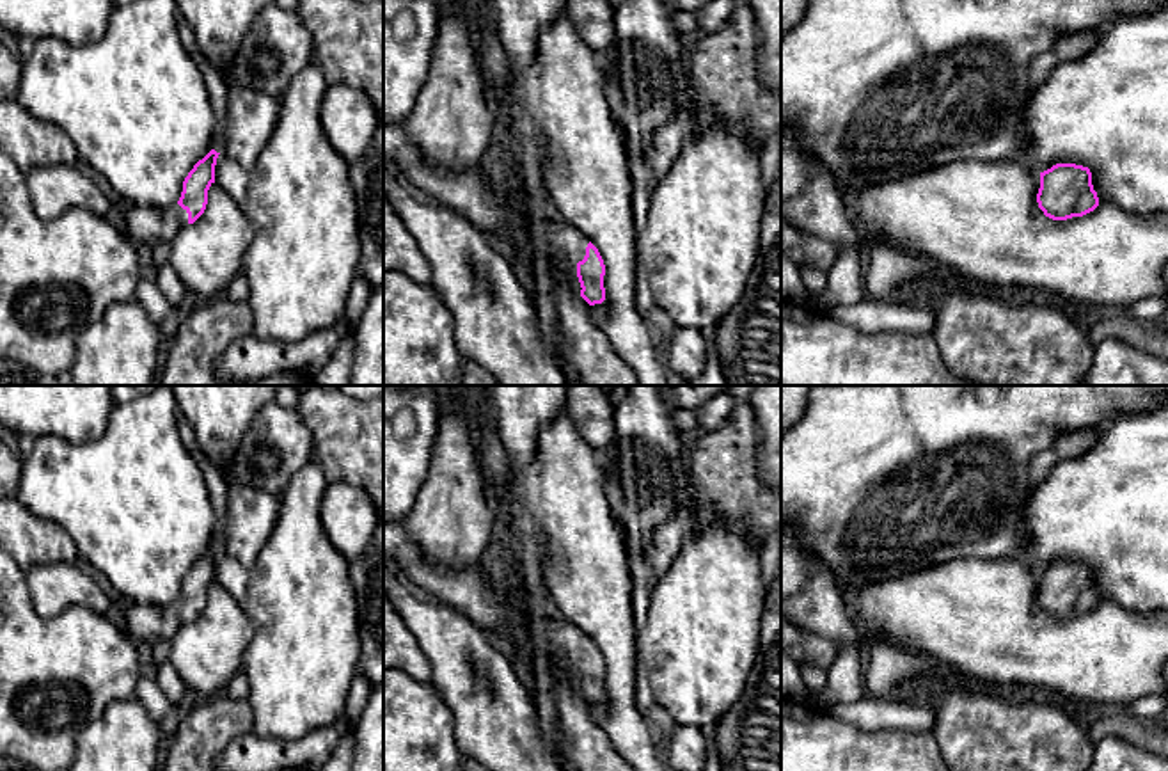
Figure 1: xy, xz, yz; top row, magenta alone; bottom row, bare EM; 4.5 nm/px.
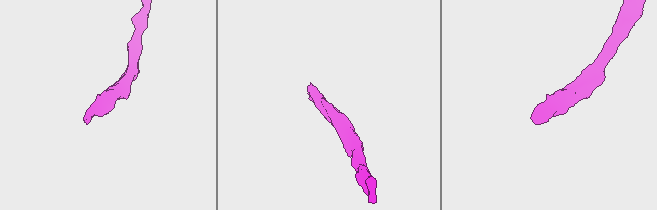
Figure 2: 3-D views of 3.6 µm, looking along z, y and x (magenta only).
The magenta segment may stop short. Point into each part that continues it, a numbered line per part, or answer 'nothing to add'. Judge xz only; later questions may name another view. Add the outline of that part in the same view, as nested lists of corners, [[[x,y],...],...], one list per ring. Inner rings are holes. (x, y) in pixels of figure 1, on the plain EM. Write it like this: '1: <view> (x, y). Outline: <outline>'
1: xz (489, 601). Outline: [[[403,522],[383,524],[383,554],[392,558],[415,586],[465,615],[485,634],[502,631],[520,657],[561,656],[573,670],[584,657],[588,636],[561,618],[529,613],[504,576],[488,574],[481,563],[454,570],[426,560]]]

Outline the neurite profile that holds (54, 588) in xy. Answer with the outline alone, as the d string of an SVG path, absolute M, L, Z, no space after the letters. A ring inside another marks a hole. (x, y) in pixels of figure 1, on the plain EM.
M76 563L36 565L23 570L36 613L53 618L69 608L89 608L99 615L110 609L110 599Z

